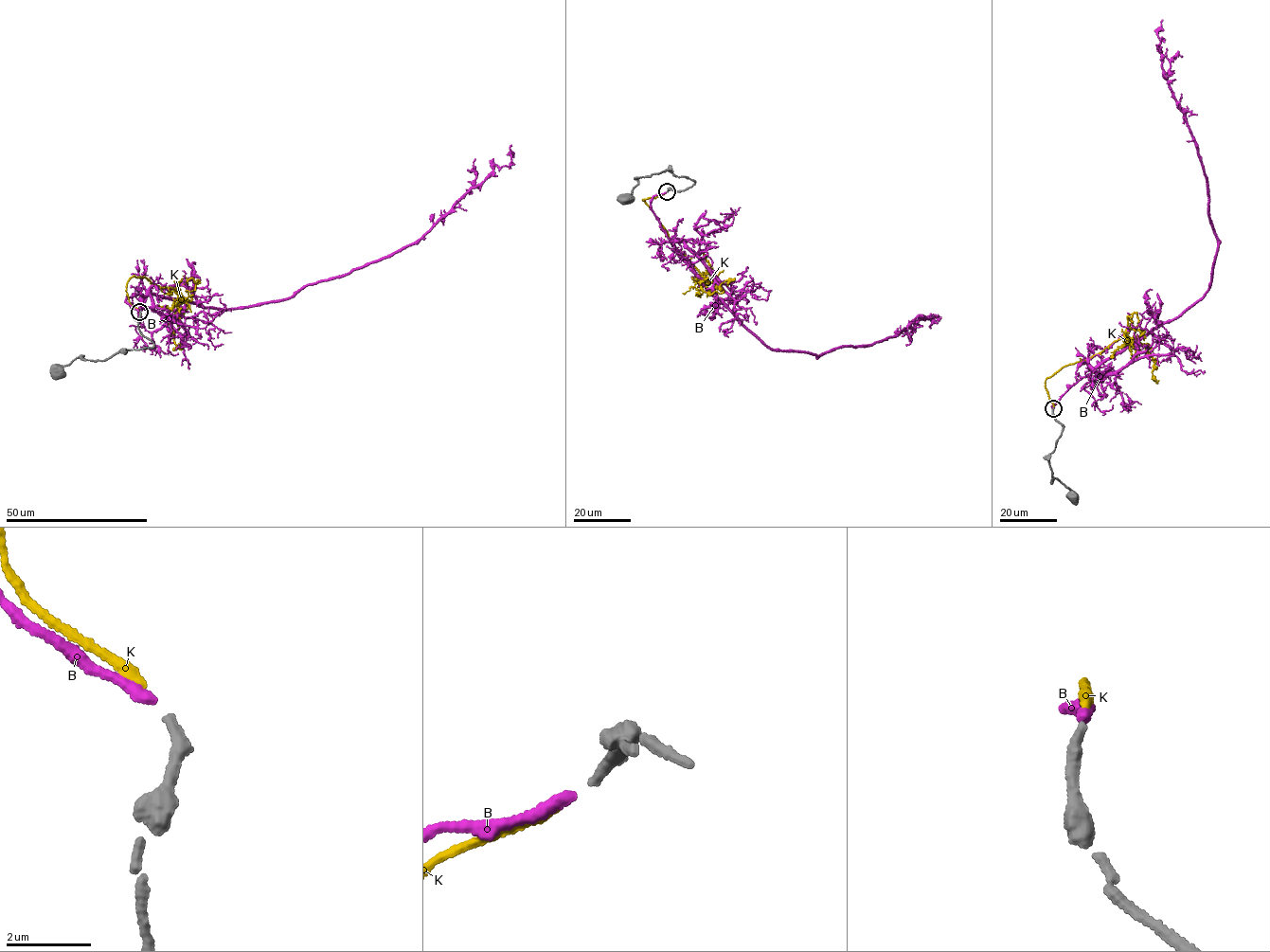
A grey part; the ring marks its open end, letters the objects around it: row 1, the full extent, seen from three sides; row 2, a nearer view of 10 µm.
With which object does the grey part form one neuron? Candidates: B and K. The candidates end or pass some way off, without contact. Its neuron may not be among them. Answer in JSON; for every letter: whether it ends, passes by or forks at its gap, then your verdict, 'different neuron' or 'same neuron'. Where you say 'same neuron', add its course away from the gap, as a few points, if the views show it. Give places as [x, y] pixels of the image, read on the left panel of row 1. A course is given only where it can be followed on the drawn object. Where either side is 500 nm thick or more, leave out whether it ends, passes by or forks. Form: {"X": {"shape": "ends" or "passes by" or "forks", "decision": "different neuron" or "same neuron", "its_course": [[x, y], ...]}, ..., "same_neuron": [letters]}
{"B": {"shape": "ends", "decision": "same neuron", "its_course": [[138, 311], [126, 299], [152, 294], [223, 310], [279, 301], [392, 256], [495, 165], [508, 167], [511, 145]]}, "K": {"shape": "ends", "decision": "different neuron"}, "same_neuron": ["B"]}

